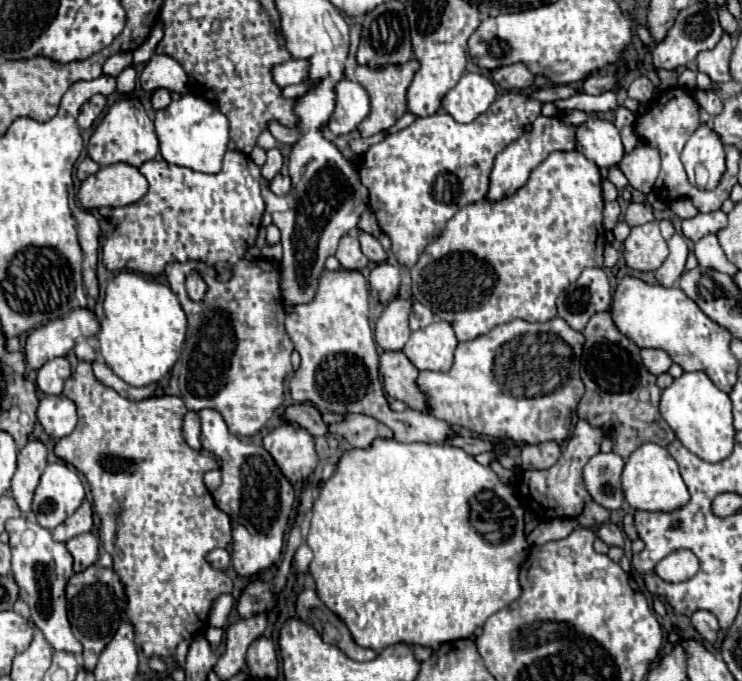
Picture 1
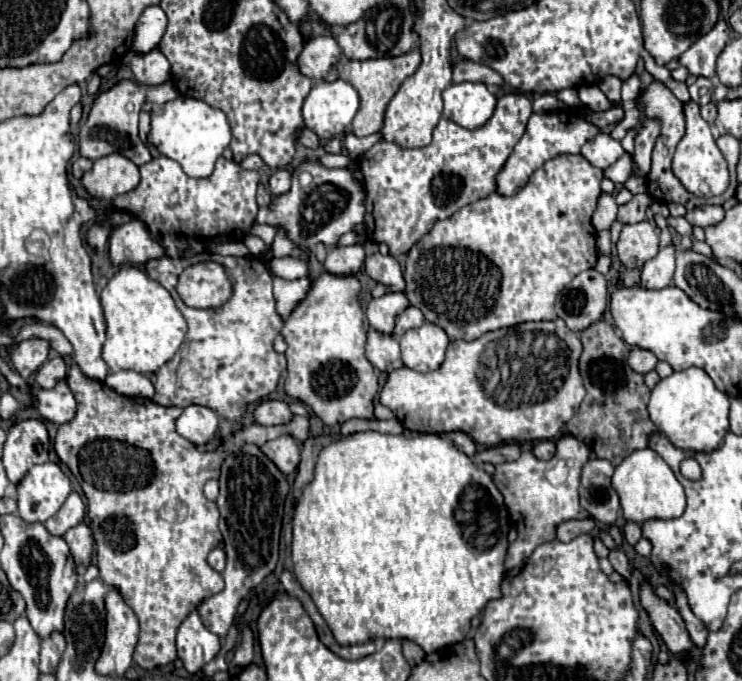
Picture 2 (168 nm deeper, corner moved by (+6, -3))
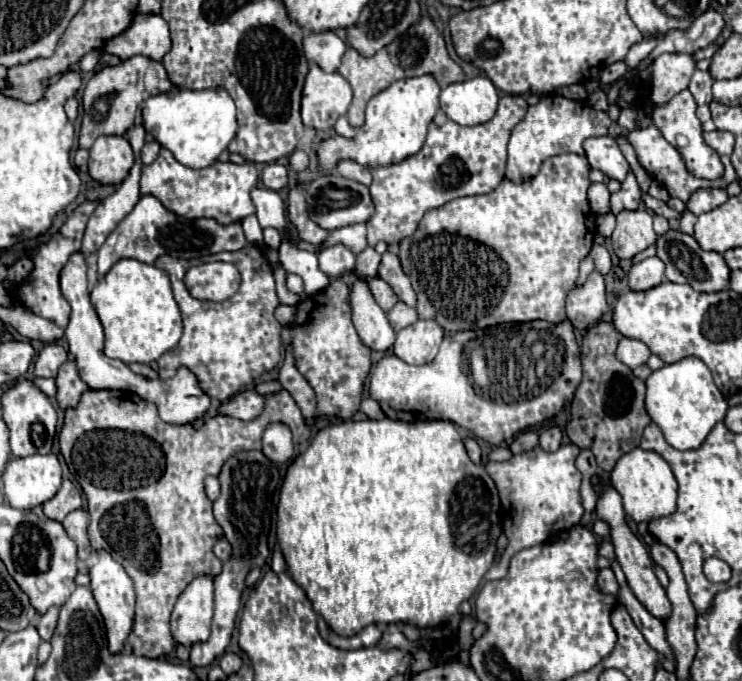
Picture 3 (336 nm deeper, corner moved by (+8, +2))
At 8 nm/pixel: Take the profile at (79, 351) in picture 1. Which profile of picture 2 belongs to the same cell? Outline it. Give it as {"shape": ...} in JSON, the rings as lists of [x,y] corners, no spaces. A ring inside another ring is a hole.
{"shape":[[[28,323],[20,329],[18,333],[18,341],[24,341],[24,339],[32,339],[32,337],[38,337],[38,339],[46,339],[50,343],[50,347],[58,353],[58,355],[70,355],[72,353],[72,345],[70,341],[62,335],[62,331],[58,331],[58,327],[54,325],[44,325],[44,323]]]}

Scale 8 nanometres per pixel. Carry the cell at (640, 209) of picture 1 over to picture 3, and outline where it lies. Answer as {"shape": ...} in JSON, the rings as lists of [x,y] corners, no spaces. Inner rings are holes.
{"shape":[[[630,172],[626,176],[626,180],[622,182],[622,188],[616,194],[612,194],[610,212],[620,214],[622,210],[638,210],[640,202],[642,202],[642,194],[636,184],[636,176],[634,176],[634,172]]]}

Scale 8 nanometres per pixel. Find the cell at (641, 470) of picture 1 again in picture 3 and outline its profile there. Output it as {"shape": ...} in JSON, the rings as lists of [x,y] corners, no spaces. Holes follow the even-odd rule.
{"shape":[[[634,448],[628,454],[620,456],[612,474],[610,474],[610,484],[622,496],[624,510],[634,522],[670,516],[676,512],[678,482],[676,482],[670,466],[668,466],[668,462],[656,452]]]}

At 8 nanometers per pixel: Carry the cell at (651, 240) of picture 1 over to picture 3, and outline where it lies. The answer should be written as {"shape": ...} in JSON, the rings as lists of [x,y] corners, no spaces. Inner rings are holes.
{"shape":[[[646,210],[620,212],[616,216],[616,230],[612,234],[612,248],[618,258],[634,258],[656,242],[652,230],[652,214]]]}

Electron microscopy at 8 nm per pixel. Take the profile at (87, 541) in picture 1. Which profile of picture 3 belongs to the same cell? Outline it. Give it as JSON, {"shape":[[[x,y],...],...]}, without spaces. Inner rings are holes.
{"shape":[[[74,510],[72,514],[68,514],[68,518],[64,518],[62,522],[66,534],[76,542],[78,546],[78,558],[80,560],[88,560],[92,554],[92,546],[86,534],[88,528],[88,512],[86,510]]]}

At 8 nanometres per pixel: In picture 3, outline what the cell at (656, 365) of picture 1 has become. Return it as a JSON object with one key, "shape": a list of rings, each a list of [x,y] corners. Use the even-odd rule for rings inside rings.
{"shape":[[[622,338],[616,350],[616,356],[620,358],[620,362],[624,362],[630,368],[638,368],[642,364],[646,364],[646,360],[650,358],[650,348],[634,338]]]}

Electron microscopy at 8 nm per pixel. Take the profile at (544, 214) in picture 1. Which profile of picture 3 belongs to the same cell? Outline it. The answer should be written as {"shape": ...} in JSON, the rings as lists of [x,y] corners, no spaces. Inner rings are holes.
{"shape":[[[558,154],[558,156],[552,156],[552,158],[544,160],[544,164],[540,166],[540,172],[534,178],[522,182],[522,184],[512,184],[508,180],[502,180],[502,184],[496,190],[492,190],[490,194],[456,198],[456,200],[444,204],[442,208],[430,210],[420,220],[420,226],[418,226],[416,234],[412,238],[404,238],[404,242],[400,242],[400,254],[398,254],[400,262],[402,262],[402,268],[404,268],[404,274],[412,280],[412,288],[418,296],[416,310],[418,310],[420,318],[432,318],[432,320],[440,322],[440,326],[446,332],[478,330],[478,328],[488,328],[488,326],[506,324],[506,322],[530,322],[530,320],[562,322],[566,318],[566,312],[564,312],[566,292],[576,284],[578,266],[588,256],[588,252],[592,250],[594,234],[596,234],[596,216],[594,216],[594,212],[590,210],[590,204],[588,204],[588,188],[592,186],[590,170],[592,170],[592,166],[590,166],[586,156]]]}

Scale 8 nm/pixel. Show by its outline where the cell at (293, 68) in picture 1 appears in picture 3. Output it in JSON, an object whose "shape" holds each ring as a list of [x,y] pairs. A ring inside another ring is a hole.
{"shape":[[[314,32],[304,38],[304,56],[324,72],[336,72],[346,48],[334,32]]]}

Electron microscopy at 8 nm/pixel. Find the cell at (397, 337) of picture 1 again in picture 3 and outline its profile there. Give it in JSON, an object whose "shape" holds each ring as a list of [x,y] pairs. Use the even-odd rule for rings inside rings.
{"shape":[[[374,278],[374,280],[368,282],[368,286],[370,286],[370,292],[372,292],[374,300],[378,302],[378,306],[380,306],[384,312],[388,312],[388,310],[398,302],[398,296],[392,292],[392,288],[390,288],[384,280]]]}

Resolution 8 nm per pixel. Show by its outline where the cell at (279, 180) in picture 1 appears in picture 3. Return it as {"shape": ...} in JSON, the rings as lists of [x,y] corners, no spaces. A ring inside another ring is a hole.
{"shape":[[[276,162],[268,164],[264,168],[264,172],[262,172],[262,182],[270,190],[282,190],[288,184],[288,170],[286,170],[286,166],[276,164]]]}

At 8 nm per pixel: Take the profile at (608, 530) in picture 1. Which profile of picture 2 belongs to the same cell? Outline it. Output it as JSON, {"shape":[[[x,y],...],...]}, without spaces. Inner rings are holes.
{"shape":[[[610,551],[608,559],[610,559],[610,563],[612,563],[614,571],[618,571],[618,573],[624,577],[624,581],[628,581],[628,579],[630,579],[630,565],[628,565],[628,557],[626,557],[622,551]]]}

